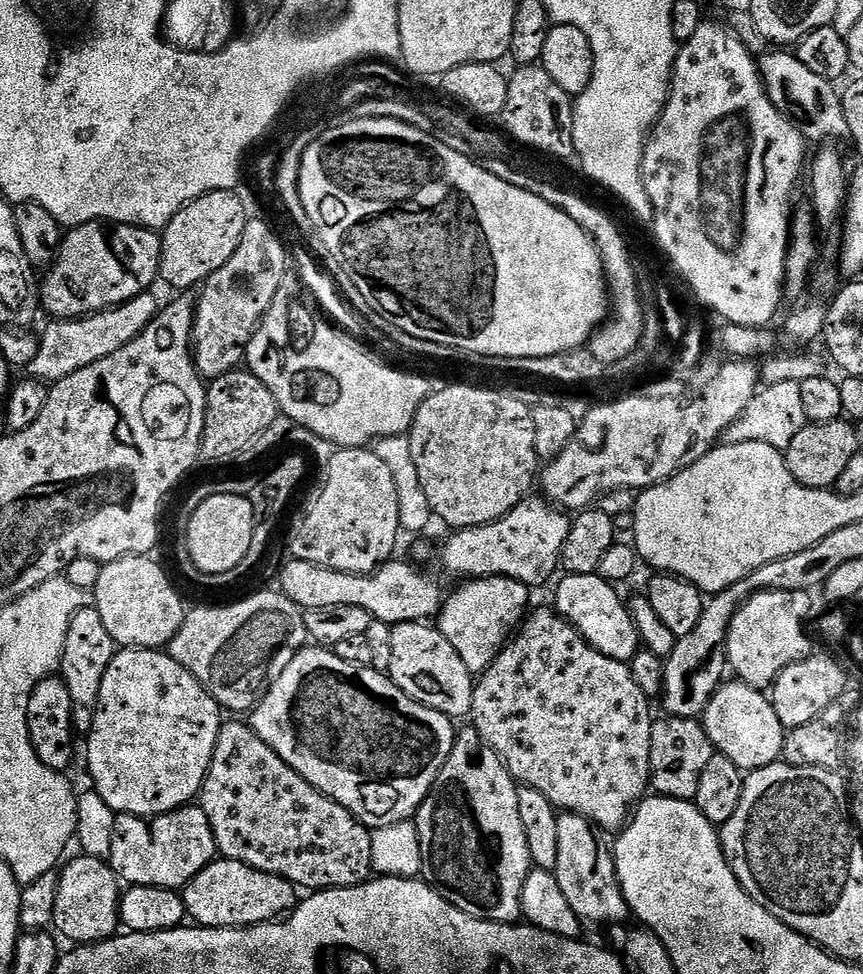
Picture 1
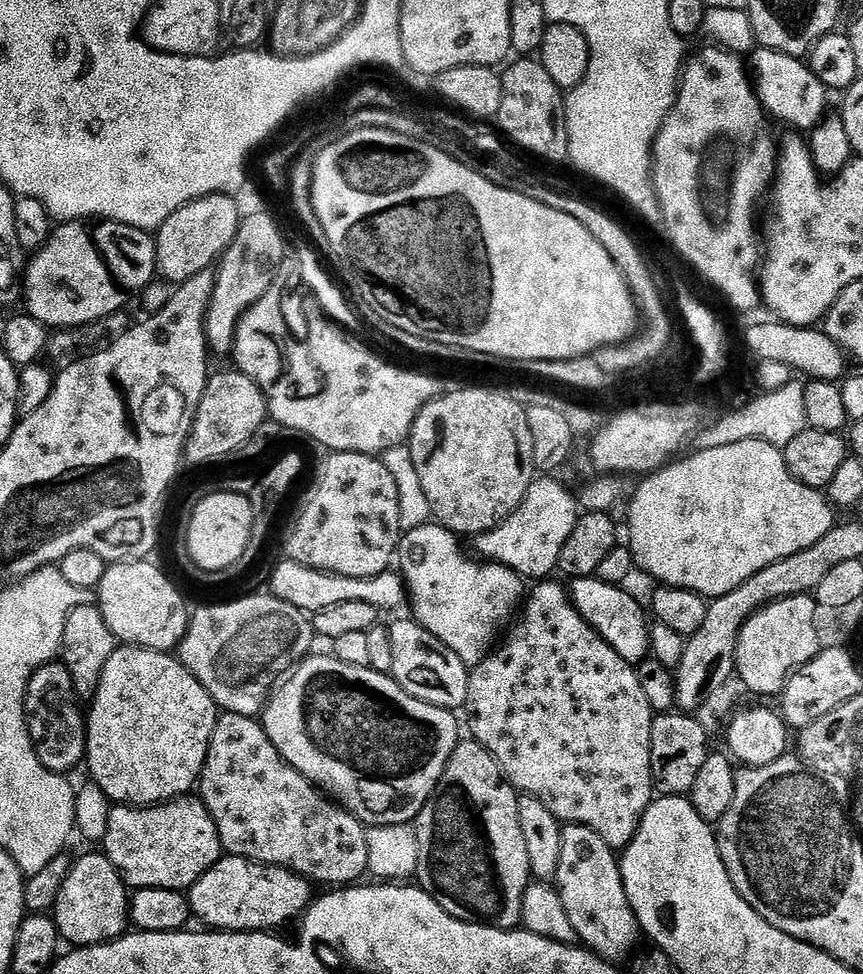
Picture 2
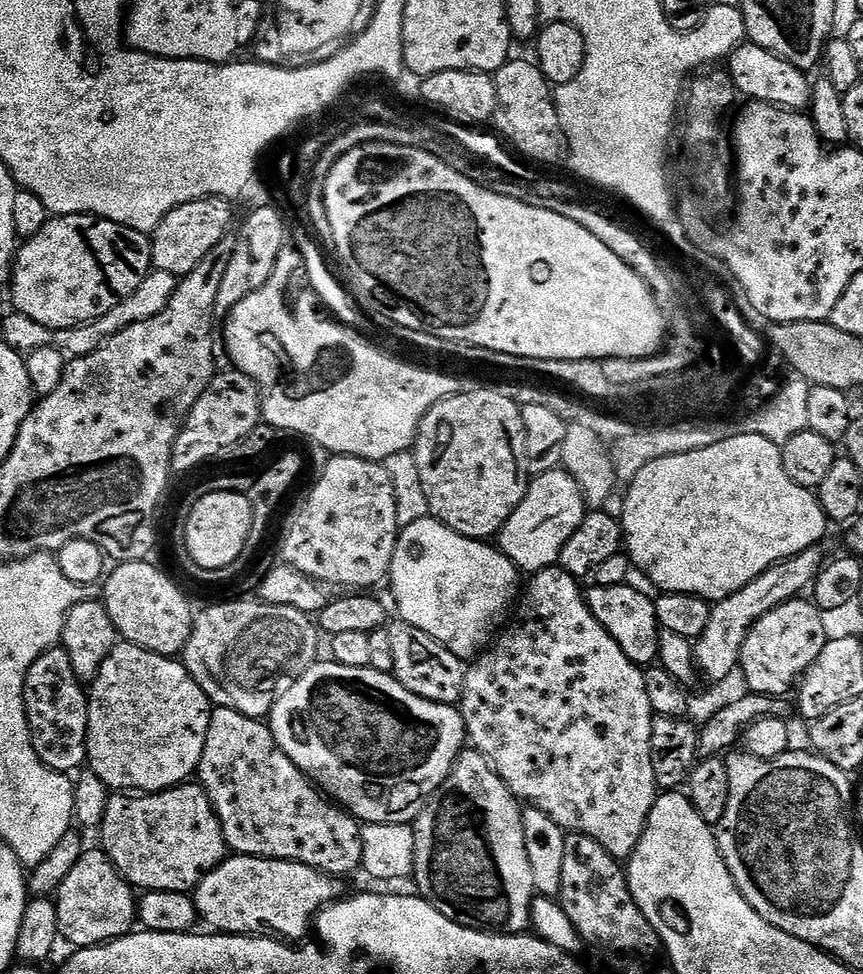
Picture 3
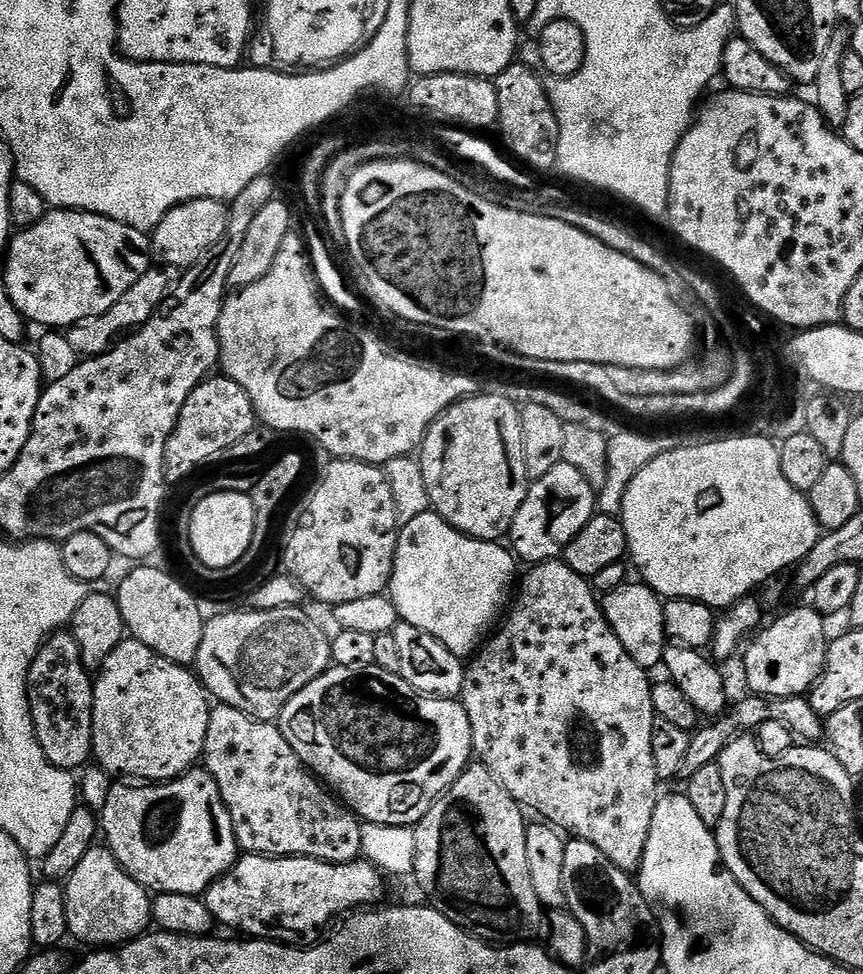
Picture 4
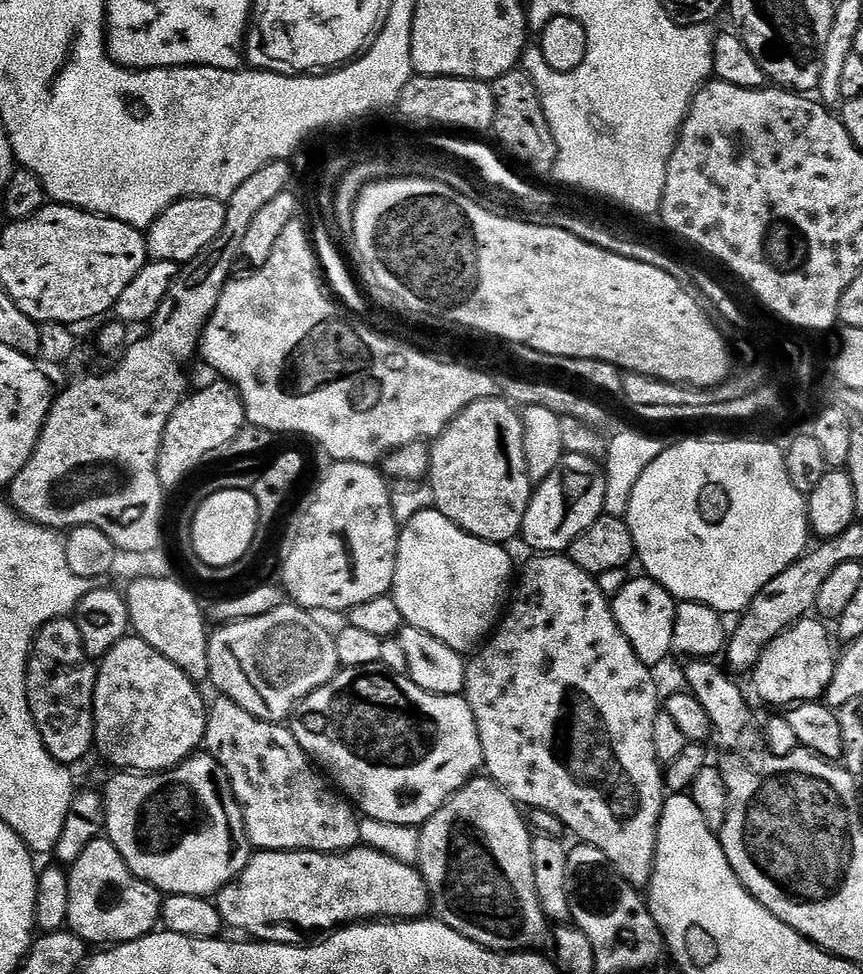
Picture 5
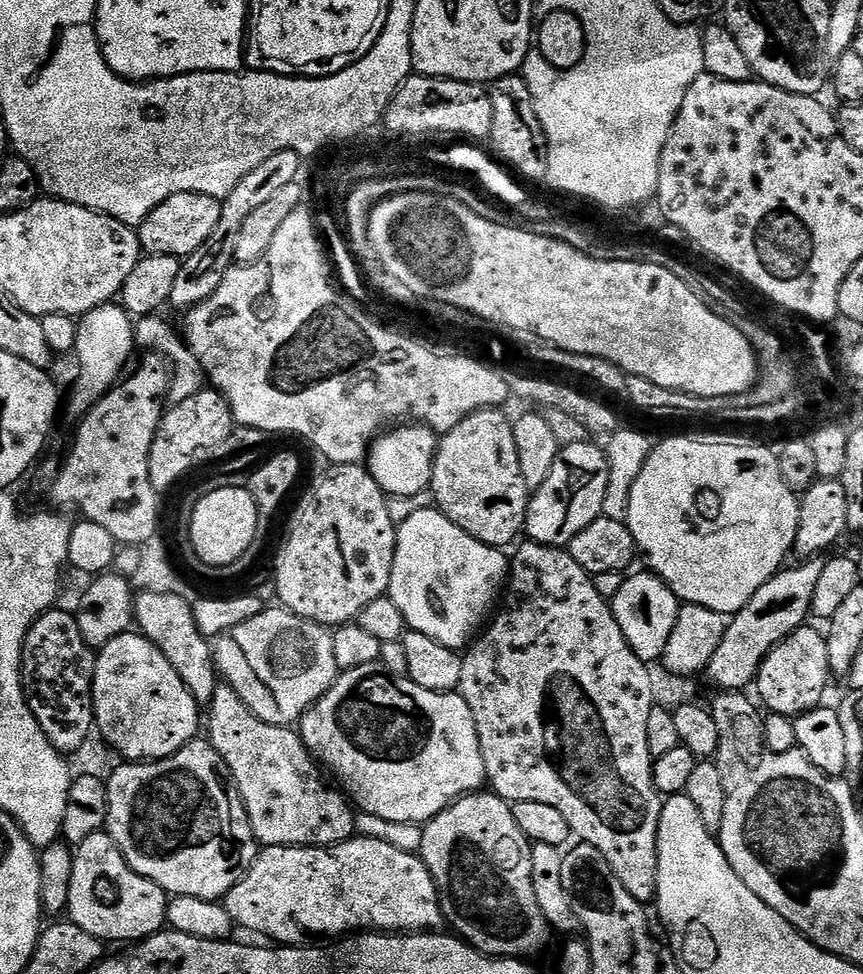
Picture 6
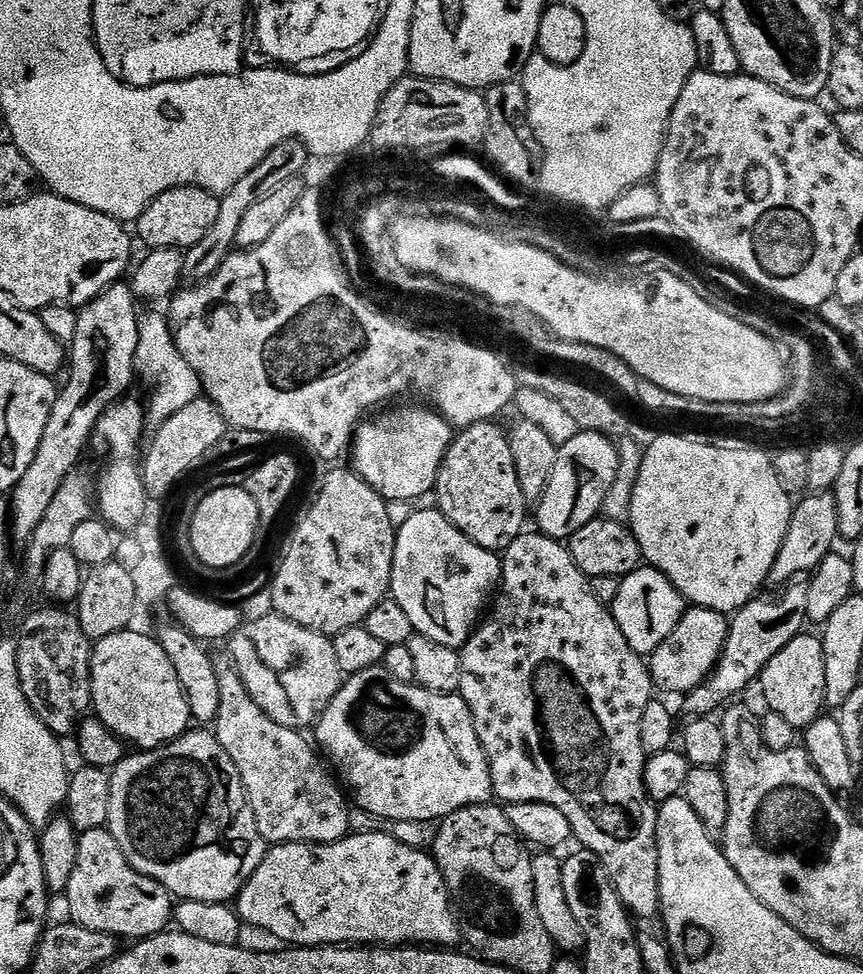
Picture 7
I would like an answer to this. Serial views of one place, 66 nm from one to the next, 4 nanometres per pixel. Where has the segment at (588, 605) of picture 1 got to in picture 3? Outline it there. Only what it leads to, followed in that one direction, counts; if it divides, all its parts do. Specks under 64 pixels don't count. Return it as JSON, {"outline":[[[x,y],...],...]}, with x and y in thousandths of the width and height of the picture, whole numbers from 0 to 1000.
{"outline":[[[731,599],[701,604],[683,603],[679,608],[681,621],[688,634],[693,634],[698,643],[702,643],[707,655],[711,655],[711,659],[721,663],[721,671],[725,671],[730,680],[743,684],[756,684],[761,681],[765,672],[767,648],[760,633],[760,618],[754,611],[751,613],[749,609],[732,603]]]}

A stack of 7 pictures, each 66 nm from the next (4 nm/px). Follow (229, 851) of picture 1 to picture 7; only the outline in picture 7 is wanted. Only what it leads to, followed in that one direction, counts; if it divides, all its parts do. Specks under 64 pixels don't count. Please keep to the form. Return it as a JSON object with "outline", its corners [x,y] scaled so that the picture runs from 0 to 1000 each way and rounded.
{"outline":[[[268,677],[250,678],[250,695],[253,733],[248,751],[253,762],[257,762],[257,770],[262,770],[271,786],[276,786],[280,807],[306,863],[315,869],[381,867],[404,857],[404,822],[386,794],[375,790],[377,781],[368,775],[367,769],[360,763],[357,765],[344,748],[327,745],[307,733],[304,725],[299,725],[299,721],[290,715],[290,708],[285,708]]]}

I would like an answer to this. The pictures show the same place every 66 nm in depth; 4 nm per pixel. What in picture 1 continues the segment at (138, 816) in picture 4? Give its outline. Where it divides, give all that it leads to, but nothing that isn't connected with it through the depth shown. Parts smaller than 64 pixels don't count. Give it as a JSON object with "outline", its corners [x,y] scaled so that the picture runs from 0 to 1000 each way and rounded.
{"outline":[[[214,828],[173,842],[139,836],[132,844],[127,886],[136,900],[148,910],[212,913],[251,879],[243,844],[231,828]]]}

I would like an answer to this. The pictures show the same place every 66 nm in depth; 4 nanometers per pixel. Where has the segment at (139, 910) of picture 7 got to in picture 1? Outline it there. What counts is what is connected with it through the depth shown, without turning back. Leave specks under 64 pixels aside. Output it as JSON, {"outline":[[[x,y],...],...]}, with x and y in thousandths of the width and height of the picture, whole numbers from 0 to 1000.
{"outline":[[[96,877],[89,878],[89,880],[89,883],[81,884],[82,882],[80,882],[70,895],[67,926],[63,926],[64,956],[76,959],[90,971],[111,969],[116,965],[129,965],[140,952],[140,905],[129,886]]]}

